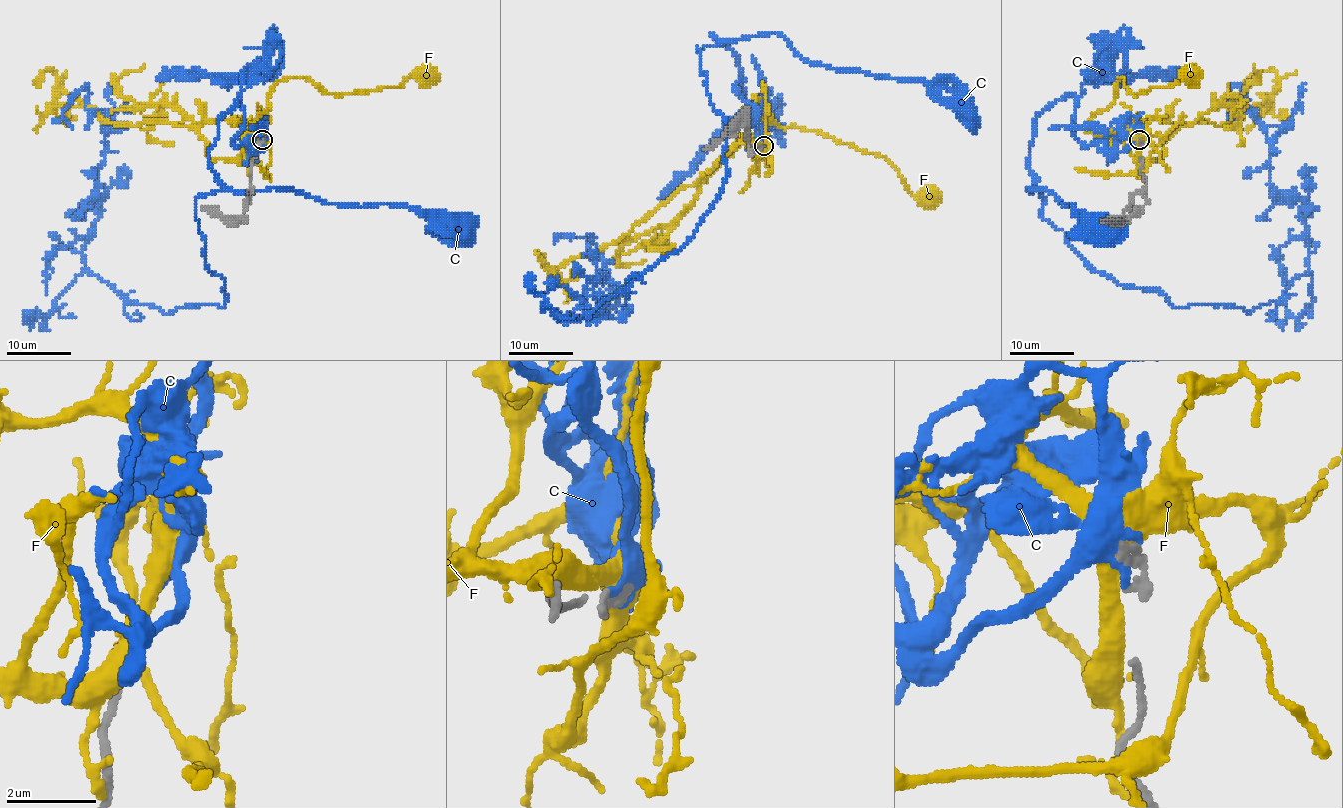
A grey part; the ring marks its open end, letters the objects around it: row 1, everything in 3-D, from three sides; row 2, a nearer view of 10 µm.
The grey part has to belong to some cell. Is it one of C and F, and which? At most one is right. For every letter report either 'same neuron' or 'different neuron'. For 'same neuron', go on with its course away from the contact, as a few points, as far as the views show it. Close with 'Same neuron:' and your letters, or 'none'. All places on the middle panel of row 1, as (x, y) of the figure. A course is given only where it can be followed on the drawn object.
C: same neuron | via (762, 145), (736, 56), (710, 35), (780, 33), (827, 67), (962, 103)
F: different neuron
Same neuron: C

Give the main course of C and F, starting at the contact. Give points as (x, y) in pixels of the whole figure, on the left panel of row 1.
C: (261, 142), (254, 152), (232, 141), (238, 95), (209, 168), (228, 188), (412, 206), (460, 235)
F: (261, 142), (250, 159), (212, 159), (191, 126), (112, 123), (89, 105), (52, 105), (50, 69), (37, 86)

